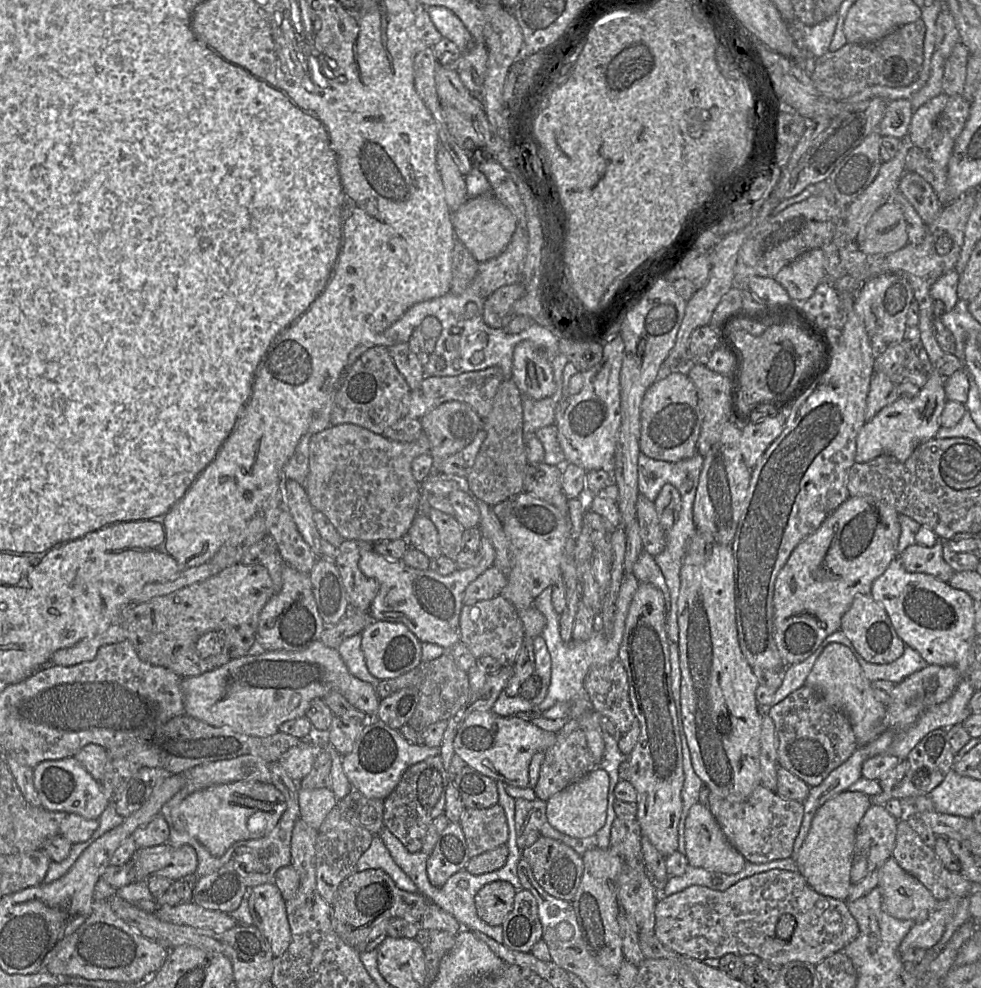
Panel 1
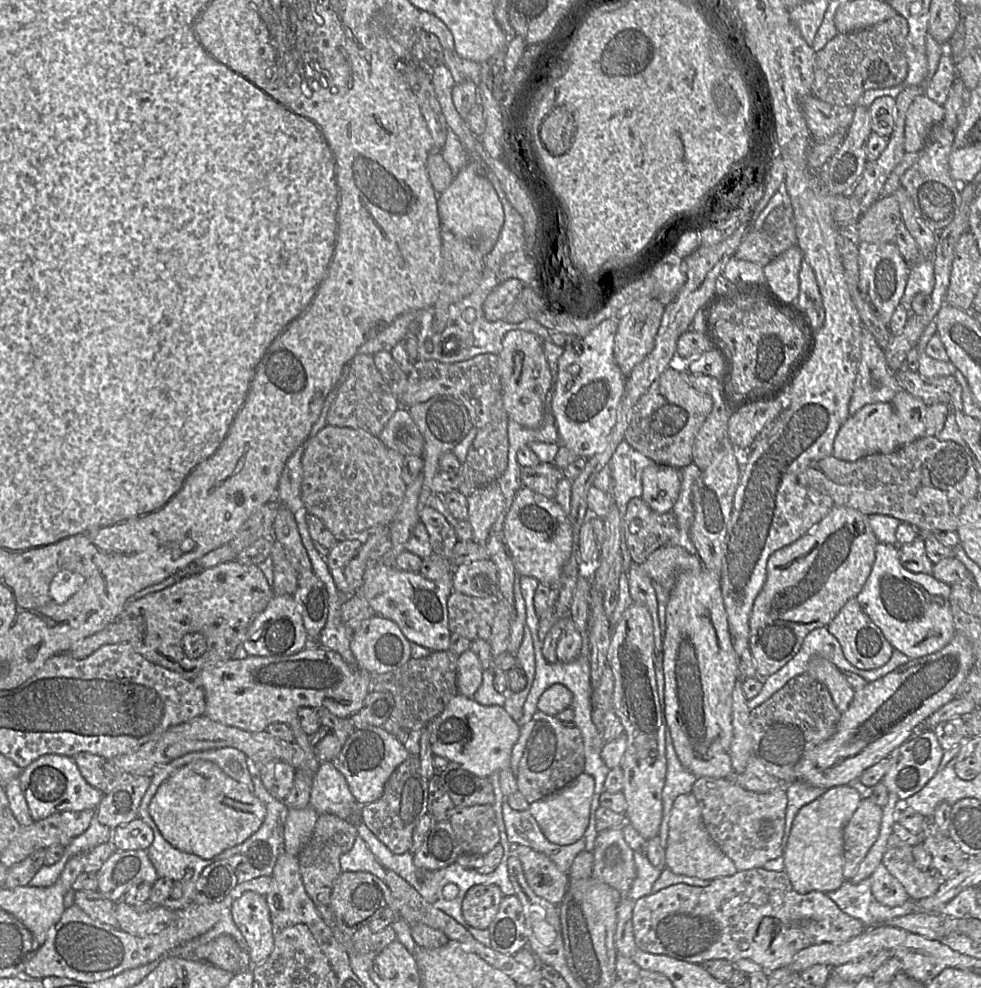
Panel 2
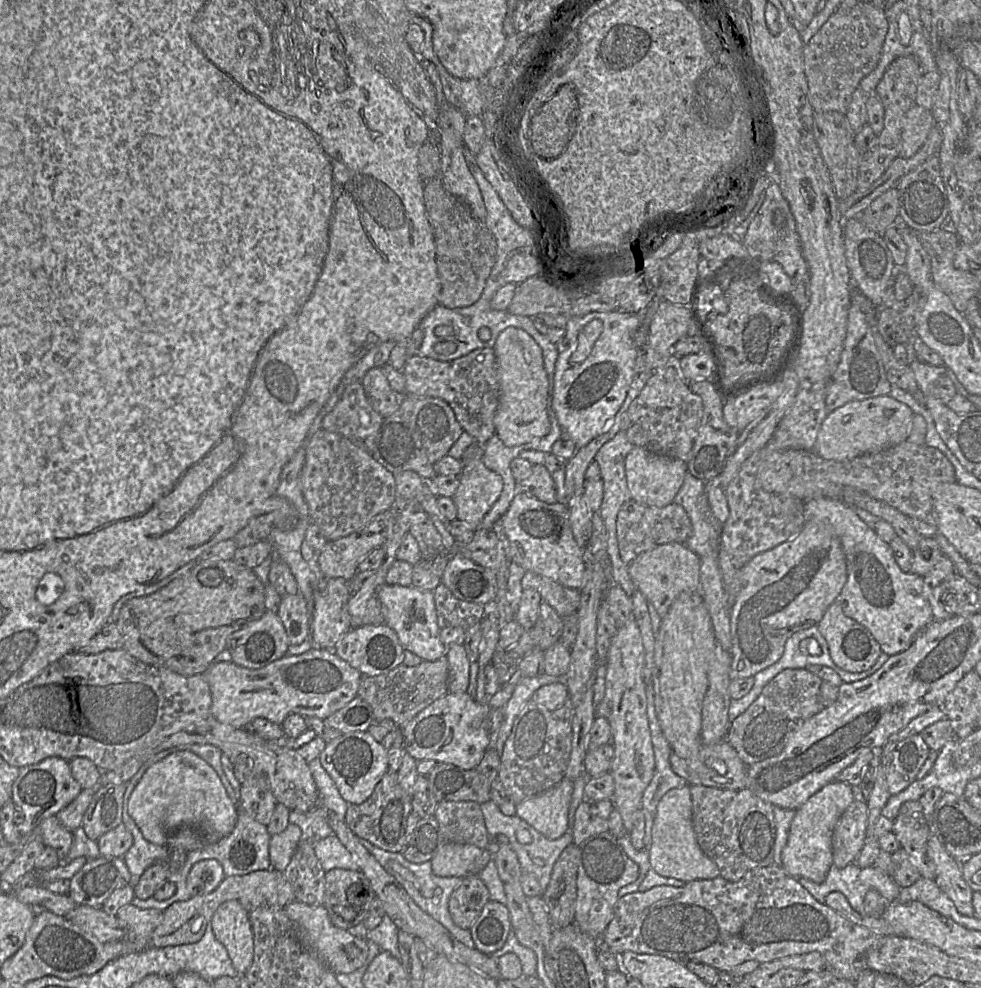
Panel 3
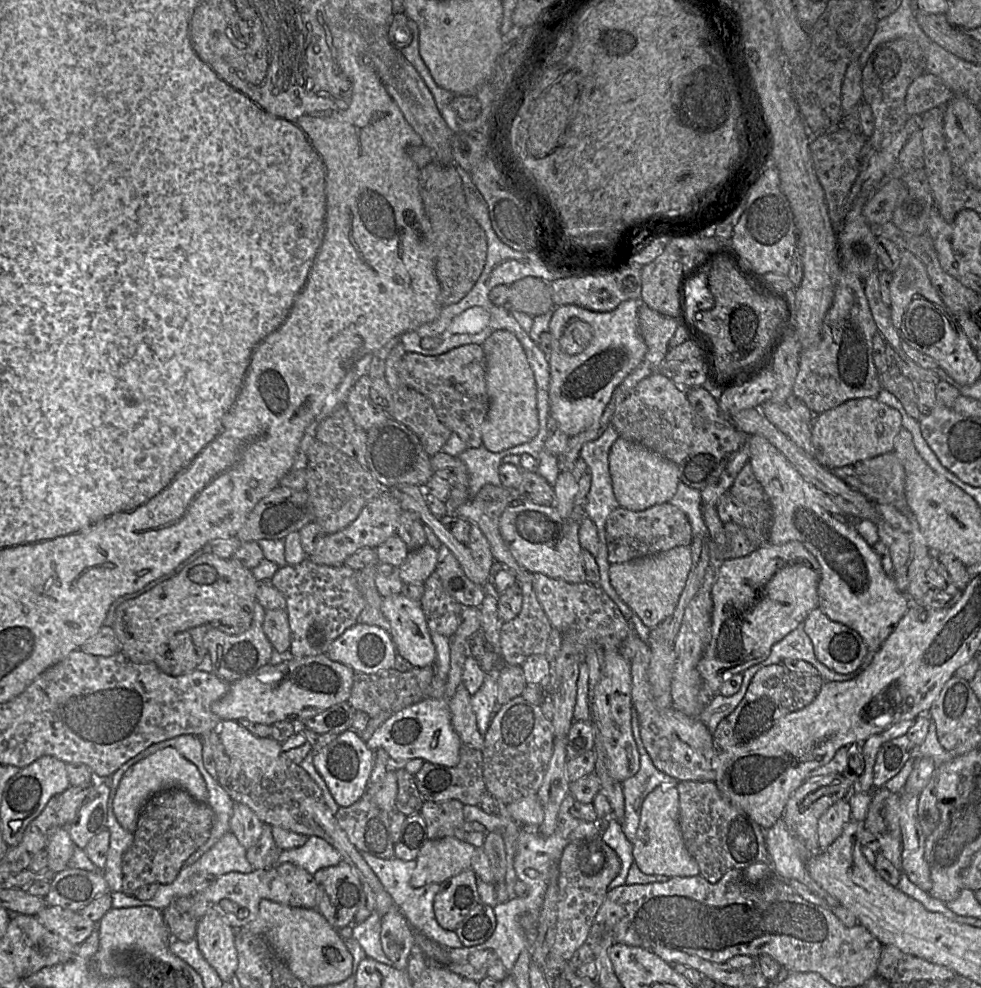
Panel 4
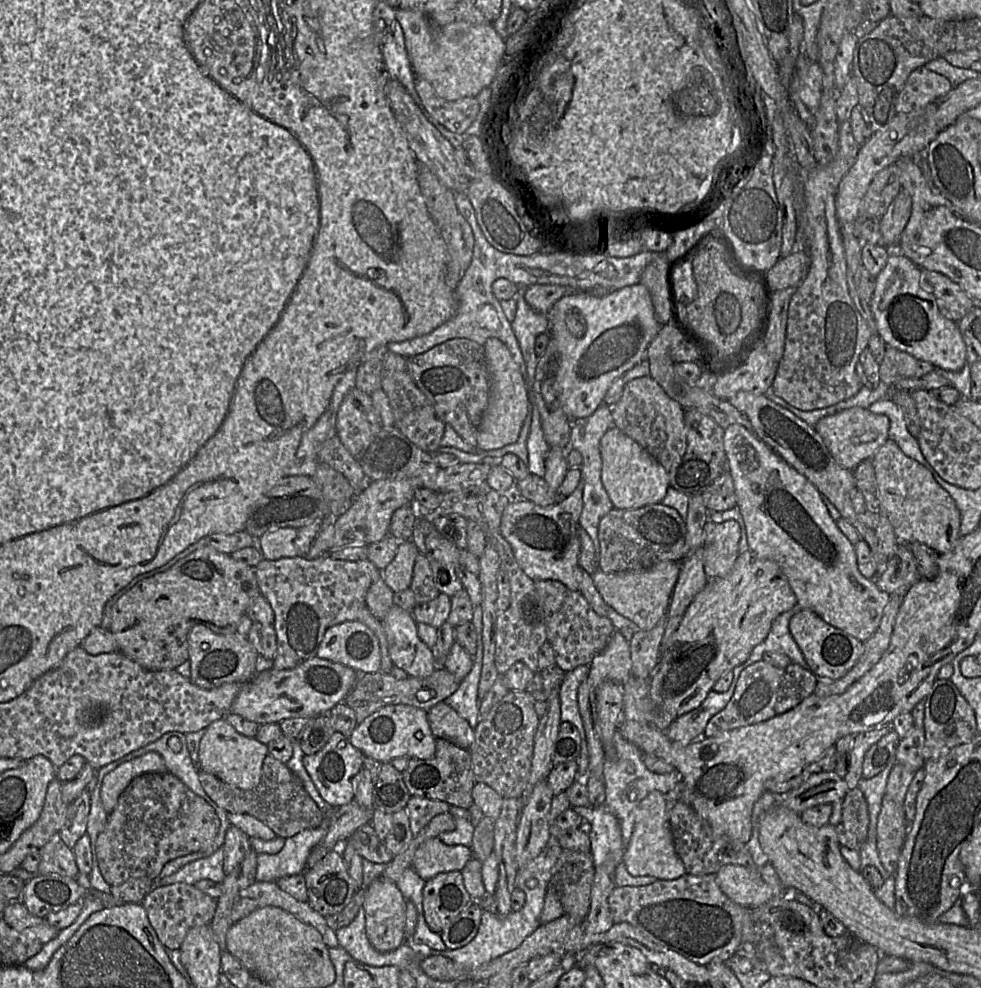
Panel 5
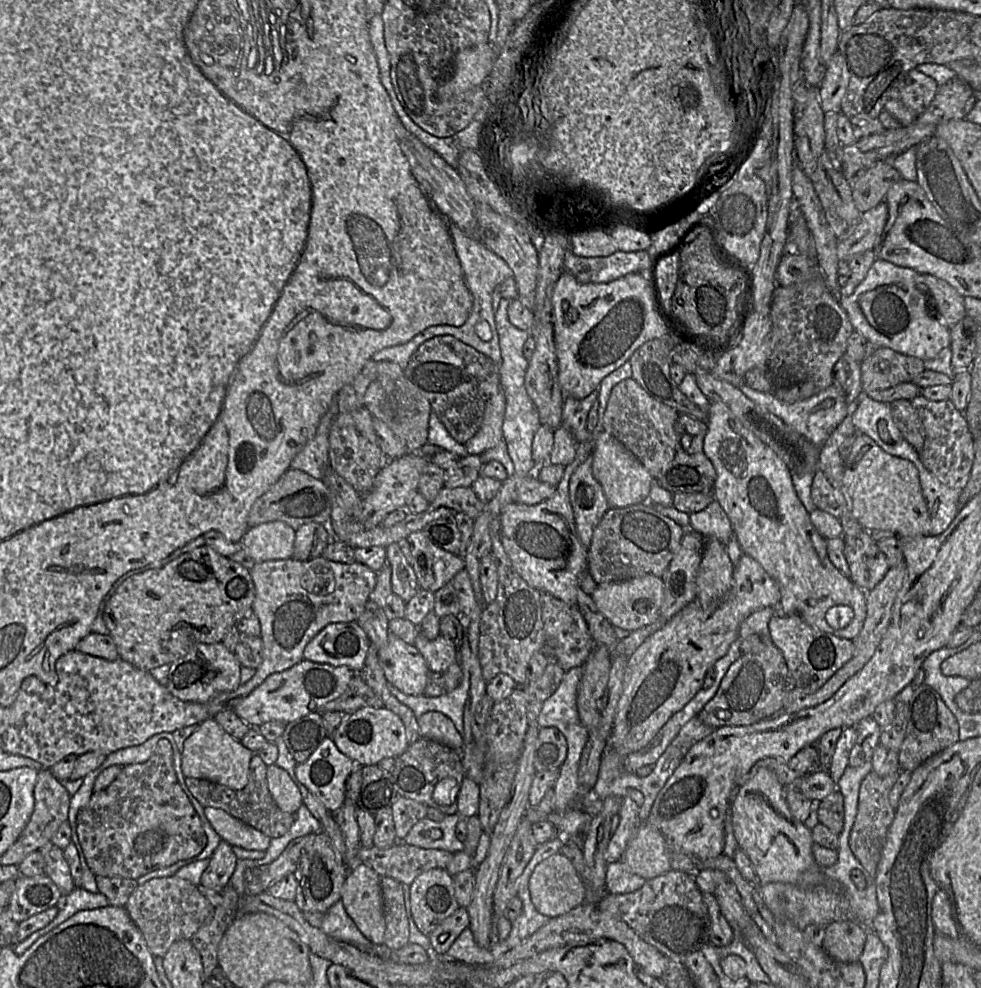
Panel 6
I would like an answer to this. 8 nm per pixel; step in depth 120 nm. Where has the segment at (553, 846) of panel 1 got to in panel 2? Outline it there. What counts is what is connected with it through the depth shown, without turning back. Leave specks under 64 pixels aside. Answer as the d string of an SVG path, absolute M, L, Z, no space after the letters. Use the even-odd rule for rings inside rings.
M511 844L511 855L519 858L526 881L537 896L555 905L562 902L570 885L567 872L561 871L547 855L527 846Z

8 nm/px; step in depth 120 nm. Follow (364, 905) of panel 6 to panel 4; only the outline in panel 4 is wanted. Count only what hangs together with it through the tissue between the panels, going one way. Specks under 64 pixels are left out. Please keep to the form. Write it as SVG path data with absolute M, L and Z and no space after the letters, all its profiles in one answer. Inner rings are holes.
M396 906L381 917L380 941L393 966L406 971L411 954L416 950L413 929Z

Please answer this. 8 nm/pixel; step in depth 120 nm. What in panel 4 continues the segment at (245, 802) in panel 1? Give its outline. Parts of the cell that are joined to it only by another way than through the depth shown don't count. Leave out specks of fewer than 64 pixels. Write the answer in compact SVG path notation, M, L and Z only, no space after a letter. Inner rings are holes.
M164 748L132 765L121 778L112 801L113 812L120 825L133 833L139 814L148 800L156 793L168 788L183 789L195 799L207 802L207 786L199 769L177 750Z

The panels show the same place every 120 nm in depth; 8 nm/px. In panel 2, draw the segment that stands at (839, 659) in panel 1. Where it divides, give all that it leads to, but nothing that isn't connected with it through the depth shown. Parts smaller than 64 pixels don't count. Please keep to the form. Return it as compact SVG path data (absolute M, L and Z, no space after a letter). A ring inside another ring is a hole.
M814 657L808 663L806 674L827 688L841 713L847 710L855 690L847 681L845 674L832 662L824 657Z

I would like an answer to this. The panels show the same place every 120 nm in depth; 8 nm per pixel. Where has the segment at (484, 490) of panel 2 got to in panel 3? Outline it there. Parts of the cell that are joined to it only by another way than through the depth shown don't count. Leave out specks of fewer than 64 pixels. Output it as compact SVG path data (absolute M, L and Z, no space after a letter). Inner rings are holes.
M480 459L460 461L463 467L459 486L452 499L457 507L457 519L477 529L498 501L503 490L503 480Z

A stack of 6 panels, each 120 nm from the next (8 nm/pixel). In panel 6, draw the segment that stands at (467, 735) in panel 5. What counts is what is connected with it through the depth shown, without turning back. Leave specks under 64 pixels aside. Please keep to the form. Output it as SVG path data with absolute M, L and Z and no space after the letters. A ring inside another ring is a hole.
M429 711L417 719L421 737L438 741L452 750L464 747L464 738L453 721L438 711Z

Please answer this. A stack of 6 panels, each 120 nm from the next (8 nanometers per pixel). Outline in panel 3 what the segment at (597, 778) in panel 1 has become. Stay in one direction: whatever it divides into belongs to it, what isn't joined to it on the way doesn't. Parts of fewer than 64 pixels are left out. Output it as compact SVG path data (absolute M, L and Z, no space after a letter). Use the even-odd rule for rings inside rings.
M564 778L559 784L517 804L519 816L546 838L555 840L571 827L569 809L574 792L574 781Z

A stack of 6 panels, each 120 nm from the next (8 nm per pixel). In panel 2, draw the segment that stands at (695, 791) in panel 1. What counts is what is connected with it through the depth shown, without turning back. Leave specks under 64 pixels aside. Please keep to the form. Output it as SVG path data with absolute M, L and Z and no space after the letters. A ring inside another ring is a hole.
M668 730L666 733L666 761L667 772L662 791L663 818L659 833L656 836L659 844L663 847L665 847L668 820L673 802L679 795L692 793L693 785L697 779L679 760Z

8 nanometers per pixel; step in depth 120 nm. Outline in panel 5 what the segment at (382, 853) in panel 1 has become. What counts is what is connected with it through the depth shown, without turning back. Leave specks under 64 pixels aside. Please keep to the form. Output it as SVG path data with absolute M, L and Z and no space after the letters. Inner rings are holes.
M325 827L303 830L287 838L277 854L259 854L255 881L277 881L282 877L303 874L307 870L309 855L326 835Z

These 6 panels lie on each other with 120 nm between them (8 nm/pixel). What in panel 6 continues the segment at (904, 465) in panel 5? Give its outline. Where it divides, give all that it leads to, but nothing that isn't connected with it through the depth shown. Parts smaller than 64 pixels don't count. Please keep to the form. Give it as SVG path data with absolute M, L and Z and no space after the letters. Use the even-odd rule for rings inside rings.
M861 433L846 439L839 452L843 461L842 493L852 516L866 530L889 530L899 537L930 535L932 519L912 462L886 453Z

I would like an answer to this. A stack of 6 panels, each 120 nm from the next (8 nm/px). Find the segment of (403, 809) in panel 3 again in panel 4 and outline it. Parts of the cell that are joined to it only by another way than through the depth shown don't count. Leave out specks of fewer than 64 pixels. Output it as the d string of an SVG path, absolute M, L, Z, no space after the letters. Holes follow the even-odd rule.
M365 792L362 798L349 807L340 807L334 815L340 828L346 833L349 841L359 852L367 852L380 859L393 859L394 841L390 833L389 813L376 804L370 792Z

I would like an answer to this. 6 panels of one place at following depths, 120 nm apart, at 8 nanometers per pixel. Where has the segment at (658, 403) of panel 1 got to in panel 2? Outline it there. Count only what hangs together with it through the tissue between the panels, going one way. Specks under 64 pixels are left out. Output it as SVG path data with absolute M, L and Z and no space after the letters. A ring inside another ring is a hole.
M668 367L648 388L636 403L629 426L625 432L625 440L637 451L659 465L667 465L677 469L692 463L692 449L695 437L712 411L712 399L696 391L687 381L687 372L678 372Z

